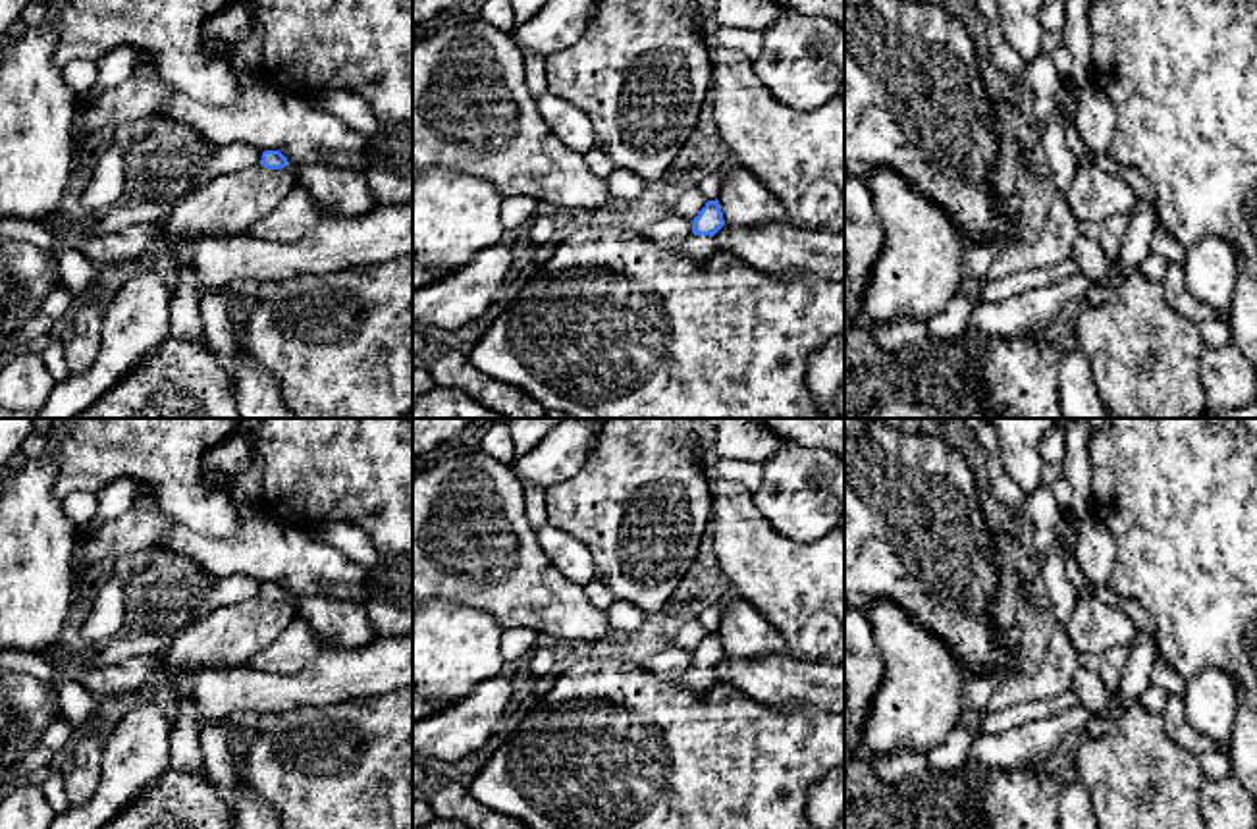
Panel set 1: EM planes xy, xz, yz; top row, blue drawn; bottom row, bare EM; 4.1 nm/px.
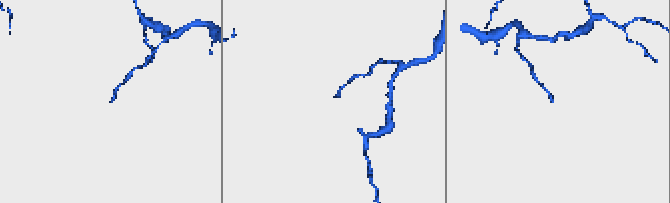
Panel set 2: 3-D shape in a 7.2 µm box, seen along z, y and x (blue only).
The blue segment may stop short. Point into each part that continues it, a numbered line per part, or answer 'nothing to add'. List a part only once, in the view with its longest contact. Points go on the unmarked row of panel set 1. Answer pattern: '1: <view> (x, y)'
1: xz (698, 679)

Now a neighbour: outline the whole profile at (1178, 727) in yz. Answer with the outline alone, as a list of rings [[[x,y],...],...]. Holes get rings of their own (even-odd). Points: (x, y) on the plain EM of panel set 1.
[[[1168,696],[1161,715],[1164,719],[1168,736],[1195,758],[1211,750],[1230,752],[1228,742],[1220,744],[1191,727],[1191,723],[1186,719],[1186,708],[1180,696]]]

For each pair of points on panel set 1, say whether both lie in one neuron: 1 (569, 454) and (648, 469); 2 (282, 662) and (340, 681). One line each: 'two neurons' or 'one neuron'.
1: two neurons
2: two neurons

